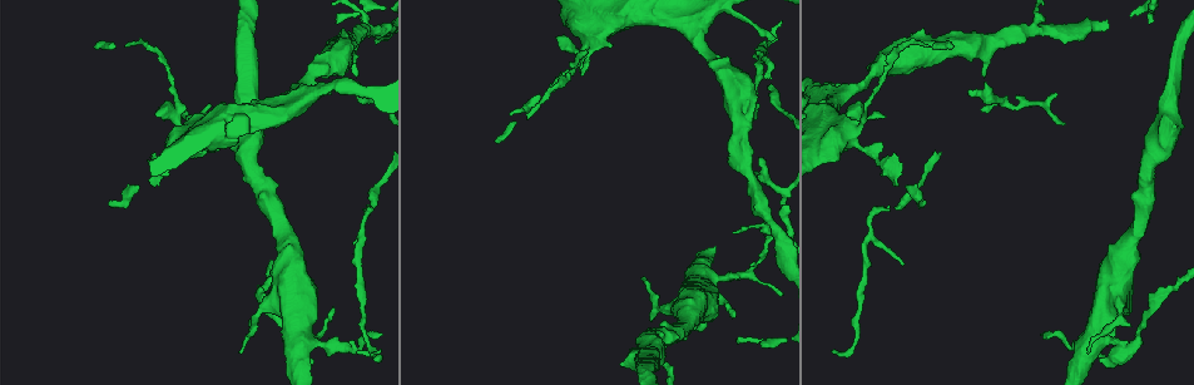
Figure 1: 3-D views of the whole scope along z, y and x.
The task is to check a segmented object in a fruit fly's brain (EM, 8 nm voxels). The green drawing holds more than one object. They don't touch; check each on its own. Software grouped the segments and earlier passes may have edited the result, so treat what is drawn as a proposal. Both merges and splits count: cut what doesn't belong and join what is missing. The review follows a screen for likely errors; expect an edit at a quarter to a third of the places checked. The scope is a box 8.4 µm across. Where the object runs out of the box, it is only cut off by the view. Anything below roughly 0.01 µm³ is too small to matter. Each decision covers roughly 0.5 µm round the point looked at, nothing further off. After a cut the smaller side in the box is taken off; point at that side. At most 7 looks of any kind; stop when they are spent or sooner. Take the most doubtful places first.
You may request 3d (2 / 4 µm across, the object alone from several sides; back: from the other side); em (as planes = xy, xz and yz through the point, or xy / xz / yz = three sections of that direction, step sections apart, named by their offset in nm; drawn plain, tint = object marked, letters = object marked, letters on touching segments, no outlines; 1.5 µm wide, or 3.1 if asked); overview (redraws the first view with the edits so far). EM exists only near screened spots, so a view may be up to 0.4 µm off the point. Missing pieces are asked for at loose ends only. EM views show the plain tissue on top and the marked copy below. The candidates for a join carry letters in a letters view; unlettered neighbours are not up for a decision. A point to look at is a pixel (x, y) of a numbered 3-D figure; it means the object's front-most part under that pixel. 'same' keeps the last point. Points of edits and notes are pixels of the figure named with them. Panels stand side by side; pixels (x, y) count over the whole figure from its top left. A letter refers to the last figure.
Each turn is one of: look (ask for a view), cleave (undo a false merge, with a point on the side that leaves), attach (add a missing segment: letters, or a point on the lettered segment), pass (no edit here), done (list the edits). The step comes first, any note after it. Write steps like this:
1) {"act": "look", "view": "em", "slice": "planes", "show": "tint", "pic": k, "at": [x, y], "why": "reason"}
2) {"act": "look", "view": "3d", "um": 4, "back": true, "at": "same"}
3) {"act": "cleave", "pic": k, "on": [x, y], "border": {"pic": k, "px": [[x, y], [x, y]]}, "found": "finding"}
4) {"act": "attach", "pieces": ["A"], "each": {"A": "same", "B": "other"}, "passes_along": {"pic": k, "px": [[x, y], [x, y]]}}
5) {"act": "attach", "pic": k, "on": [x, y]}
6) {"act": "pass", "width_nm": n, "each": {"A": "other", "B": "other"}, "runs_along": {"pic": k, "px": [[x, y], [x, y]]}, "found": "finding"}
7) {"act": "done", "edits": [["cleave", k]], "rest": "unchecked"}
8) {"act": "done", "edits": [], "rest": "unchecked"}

{"act": "look", "view": "em", "slice": "planes", "show": "tint", "pic": 1, "at": [642, 279], "why": "thin end"}

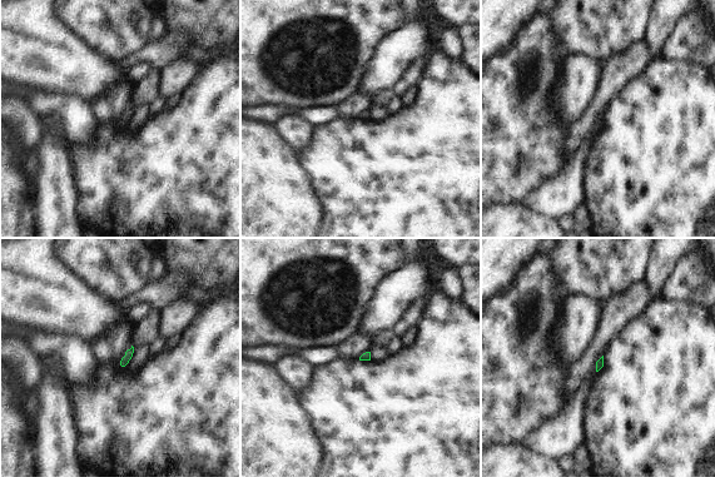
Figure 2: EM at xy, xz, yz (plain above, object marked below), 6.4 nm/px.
{"act": "look", "view": "em", "slice": "planes", "show": "letters", "at": "same", "why": "see the neighbours"}

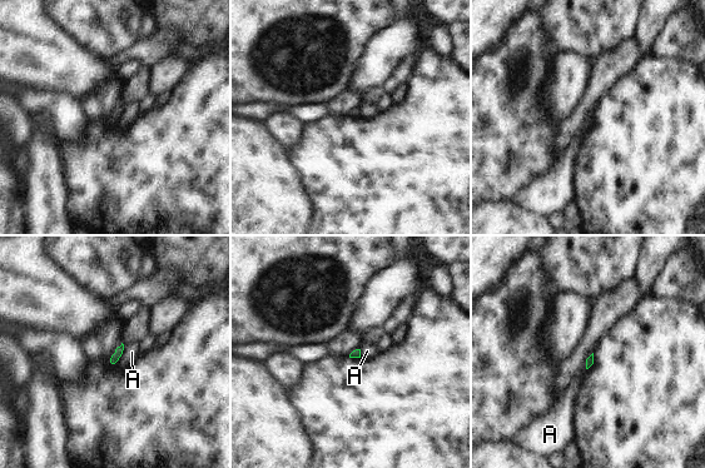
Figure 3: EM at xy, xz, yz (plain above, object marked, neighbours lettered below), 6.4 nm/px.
{"act": "pass", "longest_contact_nm": ["A", 140], "each": {"A": "other"}, "found": "no lettered segment goes on from it"}

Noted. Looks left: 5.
{"act": "look", "view": "3d", "um": 2, "back": true, "pic": 1, "at": [768, 74], "why": "a narrow waist"}

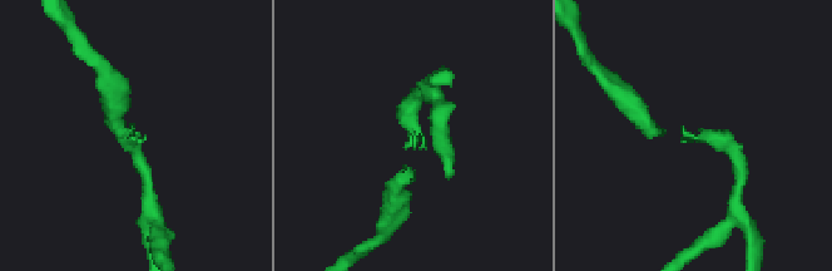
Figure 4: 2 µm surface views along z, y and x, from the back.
{"act": "look", "view": "em", "slice": "planes", "show": "letters", "pic": 4, "at": [407, 141], "why": "now the EM"}

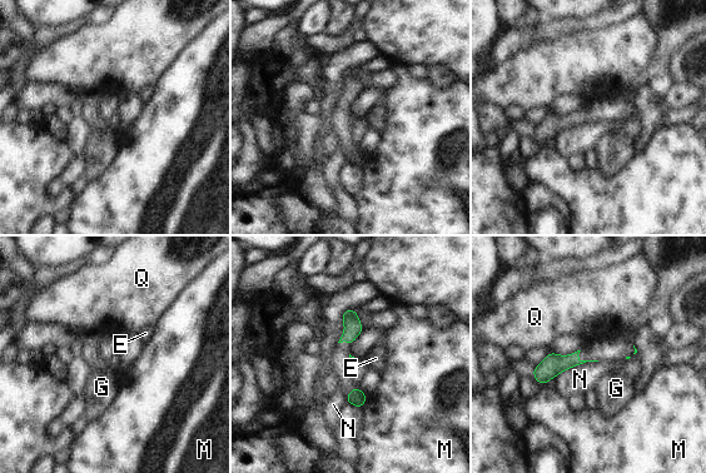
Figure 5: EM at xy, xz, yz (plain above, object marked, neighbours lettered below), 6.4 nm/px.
{"act": "pass", "each": {"E": "other", "G": "other", "M": "other", "N": "other", "Q": "other"}, "border": {"pic": 5, "px": [[597, 361], [571, 366], [555, 378]]}, "found": "continuous, no second cell"}

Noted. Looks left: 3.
{"act": "look", "view": "em", "slice": "planes", "show": "letters", "pic": 1, "at": [334, 88], "why": "thick turns thin"}

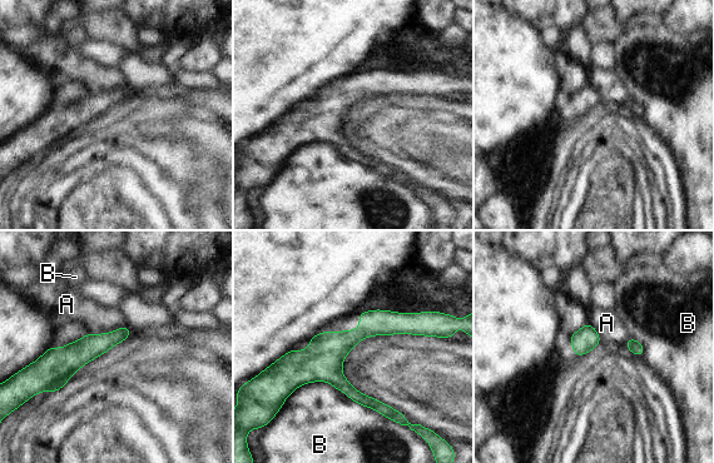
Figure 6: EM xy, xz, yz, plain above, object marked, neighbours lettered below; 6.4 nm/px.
{"act": "pass", "longest_contact_nm": ["B", 340], "each": {"A": "other", "B": "other"}, "found": "continuous, no second cell"}

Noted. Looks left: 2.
{"act": "done", "edits": [], "rest": "unchecked"}

